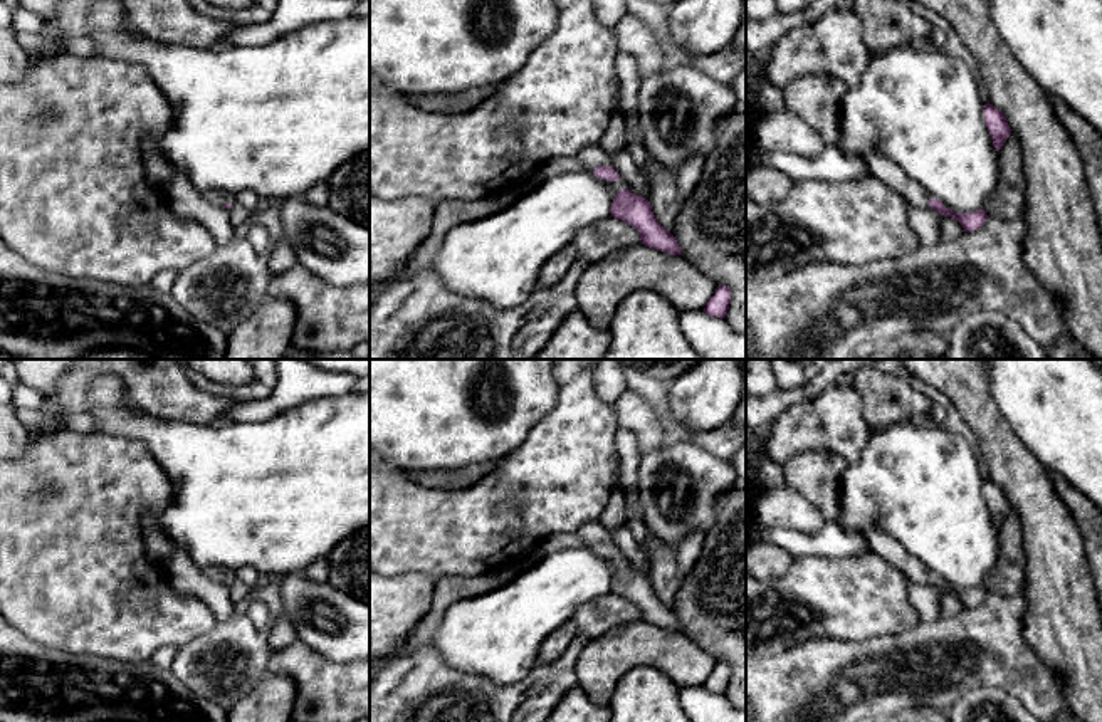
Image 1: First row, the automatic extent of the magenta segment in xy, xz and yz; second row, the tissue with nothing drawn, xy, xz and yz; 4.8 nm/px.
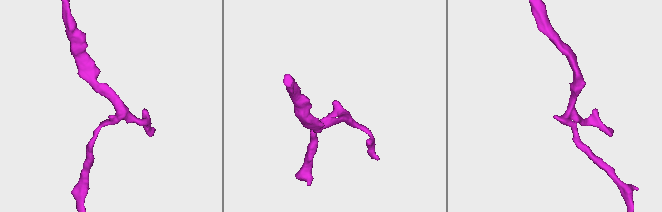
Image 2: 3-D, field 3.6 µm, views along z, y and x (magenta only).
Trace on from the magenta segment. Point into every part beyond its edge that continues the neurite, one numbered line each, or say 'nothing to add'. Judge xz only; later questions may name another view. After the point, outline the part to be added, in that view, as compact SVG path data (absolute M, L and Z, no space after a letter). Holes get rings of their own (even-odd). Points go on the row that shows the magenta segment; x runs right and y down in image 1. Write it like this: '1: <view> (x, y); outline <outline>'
1: xz (592, 156); outline M591 144L583 148L576 158L588 168L588 170L595 170L598 166L611 166L611 160L608 156L608 153L601 148L601 144Z

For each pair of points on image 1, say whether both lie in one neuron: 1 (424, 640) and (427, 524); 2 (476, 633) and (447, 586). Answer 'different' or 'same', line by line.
1: different
2: different

